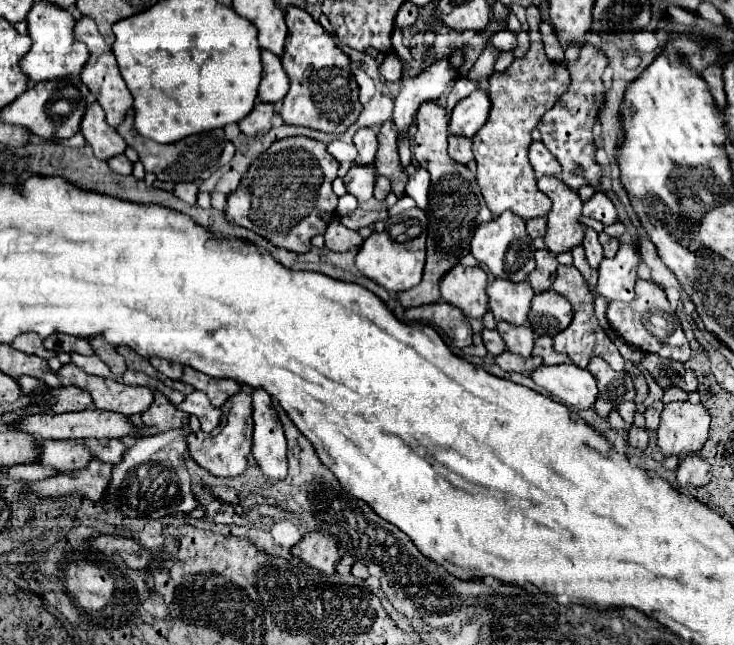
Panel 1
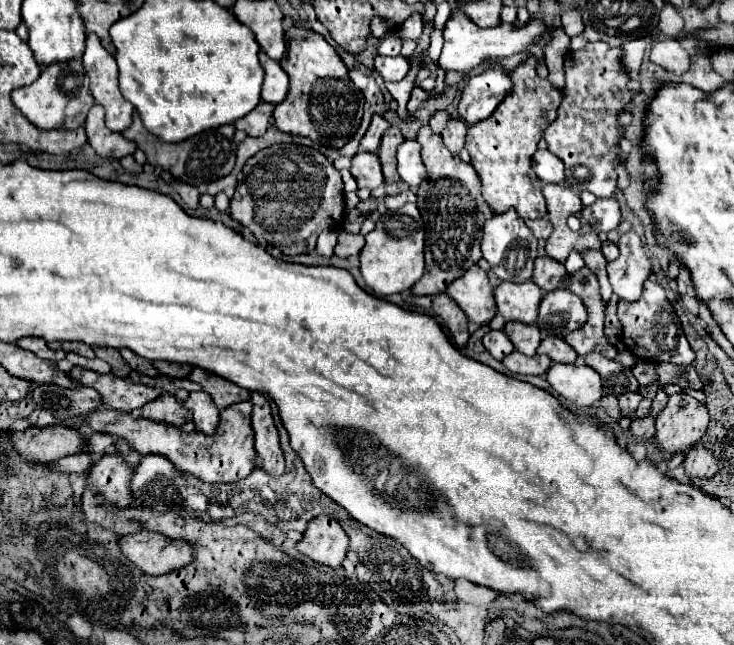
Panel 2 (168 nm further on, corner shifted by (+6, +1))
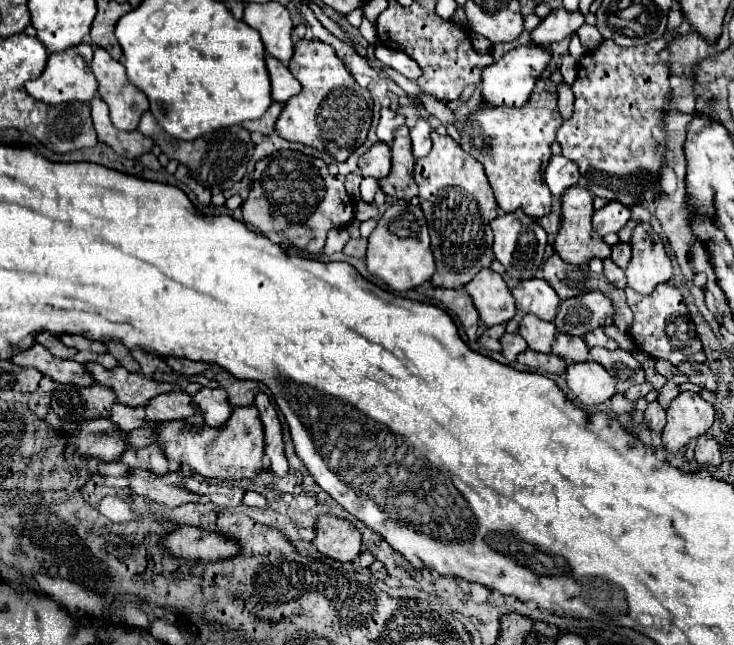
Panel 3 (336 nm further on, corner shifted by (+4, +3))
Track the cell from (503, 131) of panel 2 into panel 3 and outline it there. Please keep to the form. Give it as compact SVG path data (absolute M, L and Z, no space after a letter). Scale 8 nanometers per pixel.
M539 78L529 101L523 107L479 109L473 121L461 129L461 149L473 155L487 173L489 185L495 191L497 205L511 213L523 209L535 219L551 211L551 191L543 183L543 171L551 157L551 143L563 119L557 109L557 86L548 79Z

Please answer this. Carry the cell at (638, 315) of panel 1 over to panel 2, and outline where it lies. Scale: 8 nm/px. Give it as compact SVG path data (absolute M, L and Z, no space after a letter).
M647 281L641 299L629 303L629 301L619 301L617 315L623 323L623 343L627 349L641 357L641 359L653 359L653 361L667 361L667 359L685 359L685 361L673 361L677 365L691 365L695 361L695 353L685 339L685 333L681 329L681 323L675 315L673 305L669 303L665 289L659 283Z

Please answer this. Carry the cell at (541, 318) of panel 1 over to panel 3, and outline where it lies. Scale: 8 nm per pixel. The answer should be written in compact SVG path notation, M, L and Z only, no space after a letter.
M591 291L587 295L563 299L553 323L557 331L583 337L587 331L609 325L613 321L613 313L615 309L603 293Z

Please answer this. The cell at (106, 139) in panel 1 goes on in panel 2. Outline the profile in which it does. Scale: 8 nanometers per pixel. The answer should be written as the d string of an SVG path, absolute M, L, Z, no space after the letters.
M93 105L87 121L85 121L85 129L87 129L87 137L89 137L89 145L93 145L93 149L101 155L101 157L113 157L113 159L121 159L125 155L133 155L137 145L133 141L127 141L121 133L113 133L111 129L105 127L103 121L103 109L101 105Z

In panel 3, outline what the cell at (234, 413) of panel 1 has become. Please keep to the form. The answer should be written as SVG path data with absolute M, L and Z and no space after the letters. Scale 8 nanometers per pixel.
M233 407L231 417L227 419L225 425L221 427L209 427L209 425L199 425L193 427L185 421L171 421L171 423L151 423L147 425L153 427L159 445L163 447L163 453L167 459L177 461L181 465L191 467L191 471L211 477L211 479L221 479L221 481L237 481L237 479L253 479L261 471L261 457L263 457L263 425L259 419L257 409L251 407Z

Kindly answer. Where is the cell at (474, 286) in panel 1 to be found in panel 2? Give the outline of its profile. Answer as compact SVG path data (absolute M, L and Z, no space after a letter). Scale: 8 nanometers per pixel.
M473 265L473 269L453 281L447 287L447 295L461 305L461 309L473 323L487 325L497 313L493 285L489 283L487 273L479 265Z

